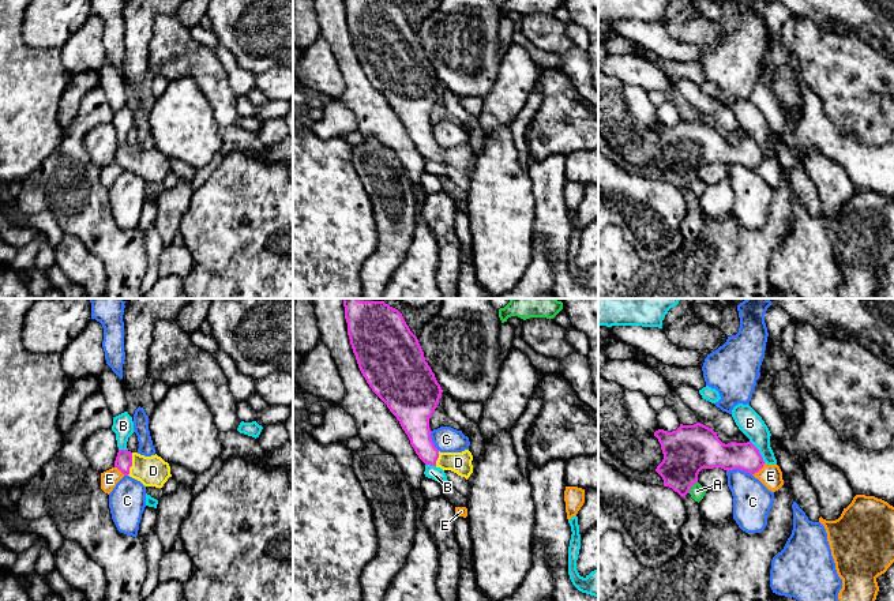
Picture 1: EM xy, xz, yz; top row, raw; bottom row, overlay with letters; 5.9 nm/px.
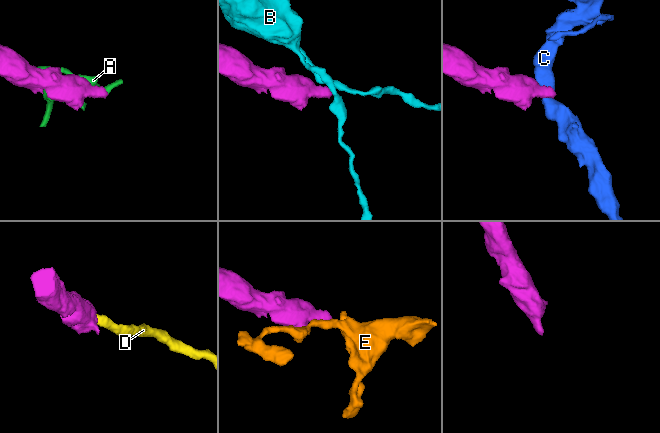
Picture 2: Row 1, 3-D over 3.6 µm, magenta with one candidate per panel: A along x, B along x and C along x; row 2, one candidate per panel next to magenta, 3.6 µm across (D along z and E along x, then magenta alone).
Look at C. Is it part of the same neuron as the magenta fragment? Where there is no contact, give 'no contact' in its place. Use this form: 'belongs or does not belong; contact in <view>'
does not belong; contact in yz

